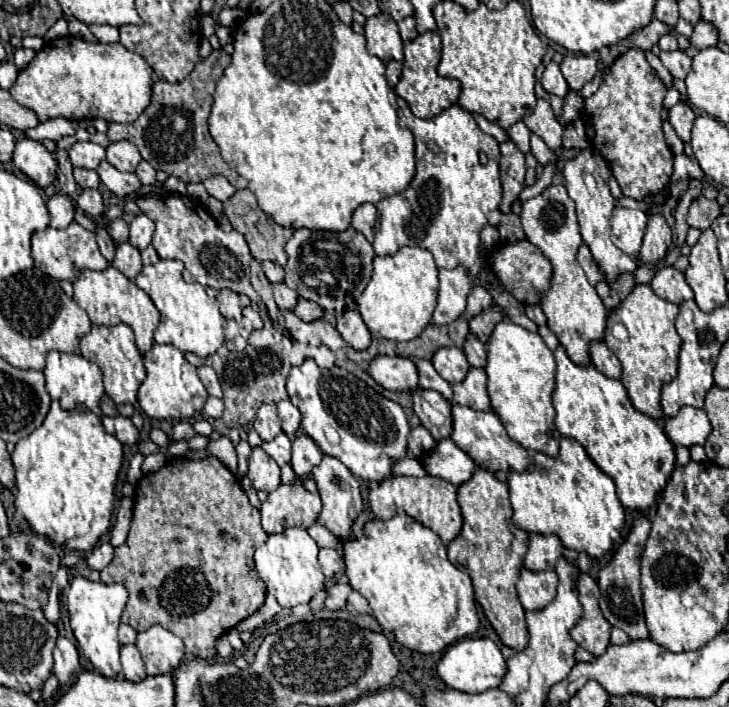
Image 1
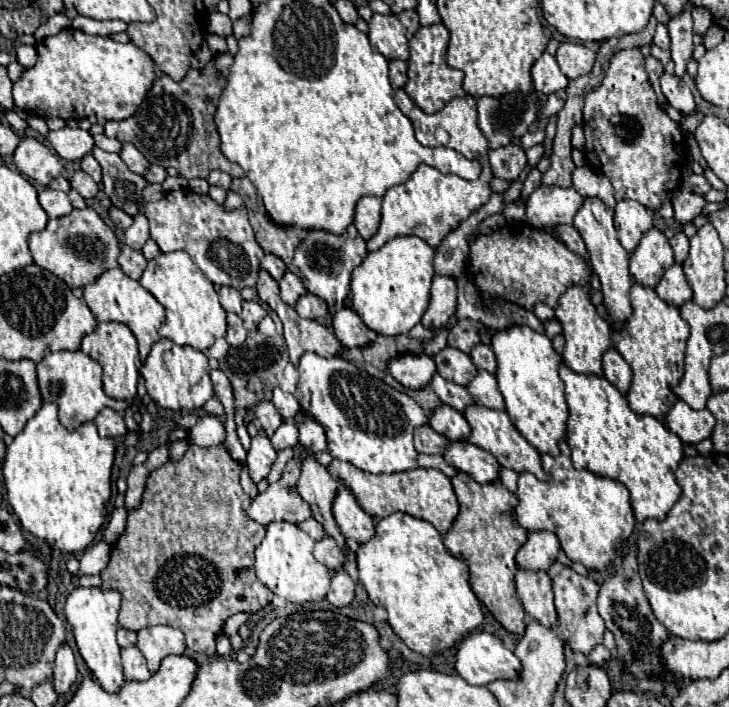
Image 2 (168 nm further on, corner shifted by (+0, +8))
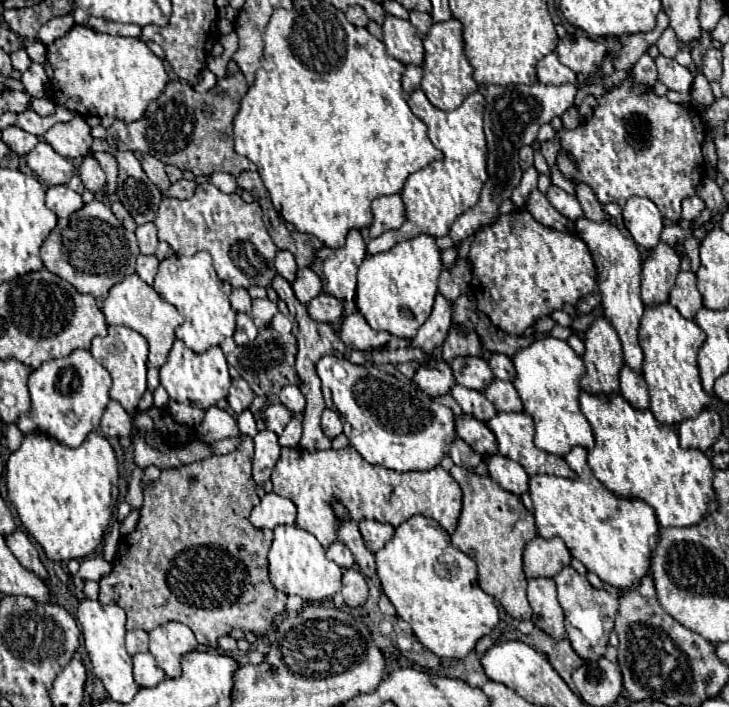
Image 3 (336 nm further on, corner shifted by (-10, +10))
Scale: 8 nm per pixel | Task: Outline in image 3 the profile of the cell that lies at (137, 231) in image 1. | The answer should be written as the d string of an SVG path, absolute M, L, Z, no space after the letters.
M144 223L136 229L136 237L140 243L140 253L142 255L154 255L156 245L158 245L158 237L156 237L158 229L154 223Z

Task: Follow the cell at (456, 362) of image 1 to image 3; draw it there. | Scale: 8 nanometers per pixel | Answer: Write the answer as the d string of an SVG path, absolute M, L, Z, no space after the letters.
M456 357L452 363L452 373L458 385L464 385L468 389L486 389L494 375L490 373L490 367L482 357Z

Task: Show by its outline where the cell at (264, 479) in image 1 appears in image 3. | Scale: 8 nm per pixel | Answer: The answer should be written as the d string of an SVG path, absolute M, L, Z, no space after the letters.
M260 431L254 437L256 443L256 455L254 455L254 471L252 477L258 485L266 483L280 459L280 443L278 443L278 435L272 431Z

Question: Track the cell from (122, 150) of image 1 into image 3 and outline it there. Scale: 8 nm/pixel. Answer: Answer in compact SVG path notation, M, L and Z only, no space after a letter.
M144 155L142 157L142 169L144 169L144 173L150 177L150 181L158 187L158 189L168 189L170 187L170 181L168 181L168 177L166 177L166 171L164 171L164 163L162 161L158 161L156 157L152 157L152 155Z

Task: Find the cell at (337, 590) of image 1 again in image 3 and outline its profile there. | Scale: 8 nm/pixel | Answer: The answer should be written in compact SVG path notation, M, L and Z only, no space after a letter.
M356 567L344 571L342 591L340 593L344 597L344 603L350 605L350 607L358 607L358 605L366 603L366 599L368 599L368 585L366 585L362 573Z

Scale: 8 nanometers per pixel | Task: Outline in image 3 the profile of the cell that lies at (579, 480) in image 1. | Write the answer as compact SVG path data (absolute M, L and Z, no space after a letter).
M574 447L564 461L576 473L576 479L560 479L554 475L530 477L538 535L544 539L562 537L572 557L582 561L582 565L594 571L604 583L620 589L636 585L648 573L650 555L658 543L660 527L654 509L636 497L620 497L606 489L592 475L584 447Z

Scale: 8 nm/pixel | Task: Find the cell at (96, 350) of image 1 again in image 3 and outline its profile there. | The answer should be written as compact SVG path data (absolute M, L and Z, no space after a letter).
M108 327L106 337L94 337L90 353L112 375L110 399L118 401L124 409L134 409L146 391L148 341L130 327Z

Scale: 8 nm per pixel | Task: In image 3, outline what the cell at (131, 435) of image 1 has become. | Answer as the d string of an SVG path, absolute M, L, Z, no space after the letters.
M110 401L100 421L100 433L106 437L124 437L130 435L130 431L132 431L130 415L118 401Z

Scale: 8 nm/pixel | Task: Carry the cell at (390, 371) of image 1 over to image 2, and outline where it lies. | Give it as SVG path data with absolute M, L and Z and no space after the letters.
M400 355L390 361L388 373L406 389L422 389L436 375L436 363L428 355Z

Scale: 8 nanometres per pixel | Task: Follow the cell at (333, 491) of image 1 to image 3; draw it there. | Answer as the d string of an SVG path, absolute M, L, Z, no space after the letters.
M362 519L362 521L358 521L358 525L360 525L360 533L372 553L382 549L394 537L394 527L388 523L378 523L374 519Z

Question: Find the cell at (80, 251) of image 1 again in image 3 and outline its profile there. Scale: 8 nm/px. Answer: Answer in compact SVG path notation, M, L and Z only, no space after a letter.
M98 199L86 203L78 213L72 213L68 217L68 223L60 219L40 247L44 267L50 273L58 273L62 279L70 281L70 285L74 285L80 293L88 293L100 299L108 295L112 285L134 273L138 253L140 251L136 235L126 231L122 223L114 217L110 207Z

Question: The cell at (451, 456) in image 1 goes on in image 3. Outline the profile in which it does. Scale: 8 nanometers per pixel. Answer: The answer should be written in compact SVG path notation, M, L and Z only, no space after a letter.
M498 453L494 455L486 455L484 457L486 467L488 467L488 475L498 481L498 485L510 493L522 495L524 491L528 491L528 473L522 469L522 465L518 465L516 461L510 461L508 457L502 457Z

